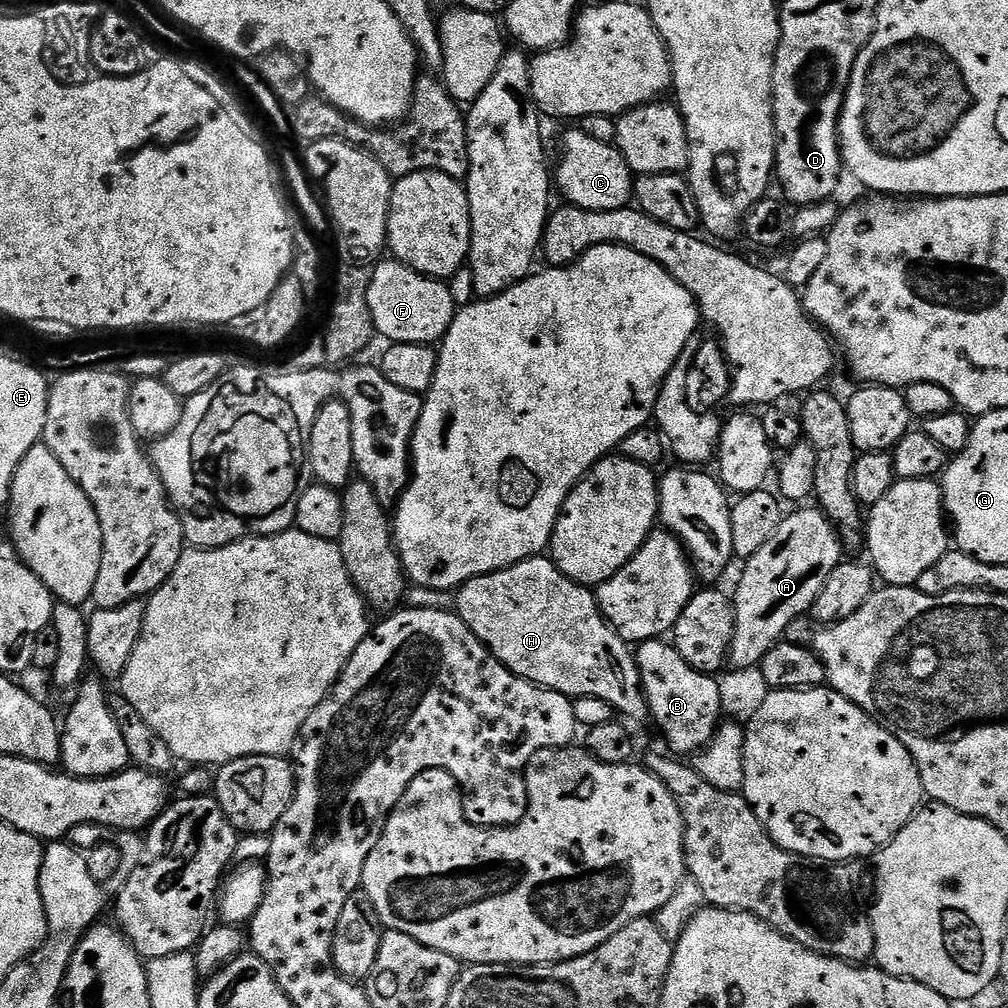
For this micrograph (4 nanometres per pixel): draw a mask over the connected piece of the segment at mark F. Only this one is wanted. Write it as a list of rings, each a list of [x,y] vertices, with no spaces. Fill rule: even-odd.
[[[395,258],[381,259],[366,281],[368,305],[377,333],[393,344],[435,345],[444,335],[458,311],[447,283],[423,276]]]

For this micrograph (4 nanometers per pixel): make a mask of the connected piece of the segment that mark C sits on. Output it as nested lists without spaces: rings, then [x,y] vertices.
[[[578,126],[573,127],[573,132],[564,136],[564,145],[560,148],[560,165],[554,168],[554,184],[565,196],[567,203],[574,208],[590,210],[591,212],[605,212],[606,210],[618,210],[629,207],[634,200],[634,173],[631,166],[626,162],[624,155],[615,144],[598,142],[590,138]]]

